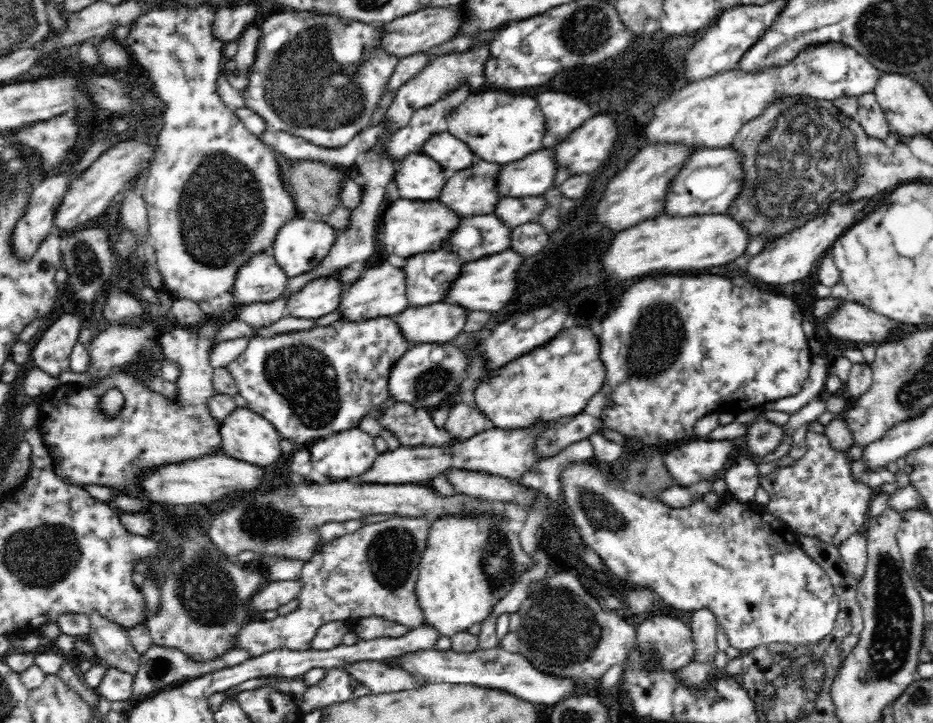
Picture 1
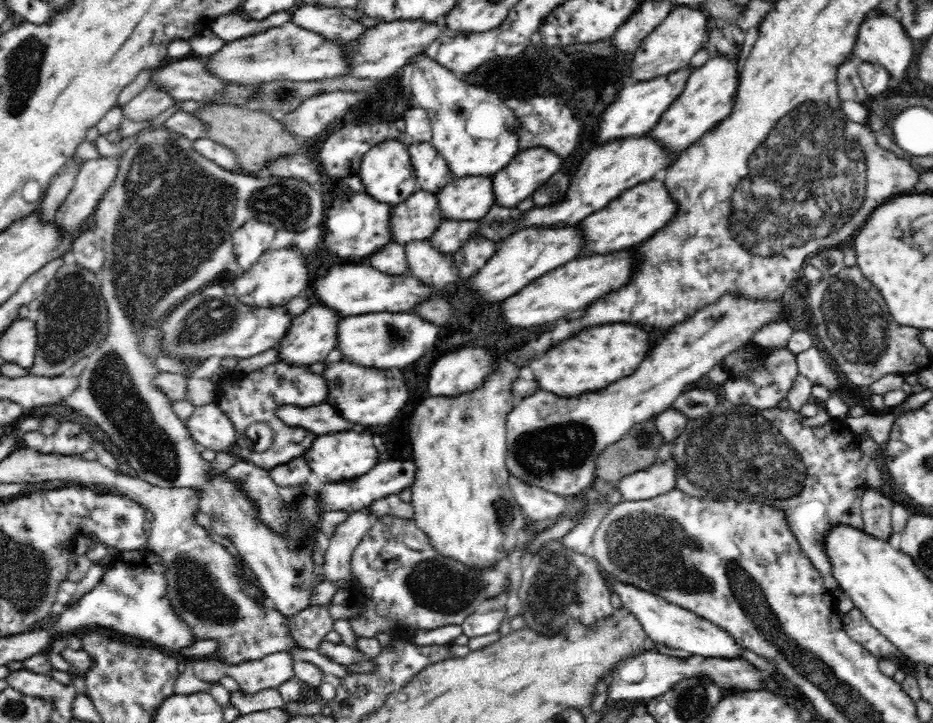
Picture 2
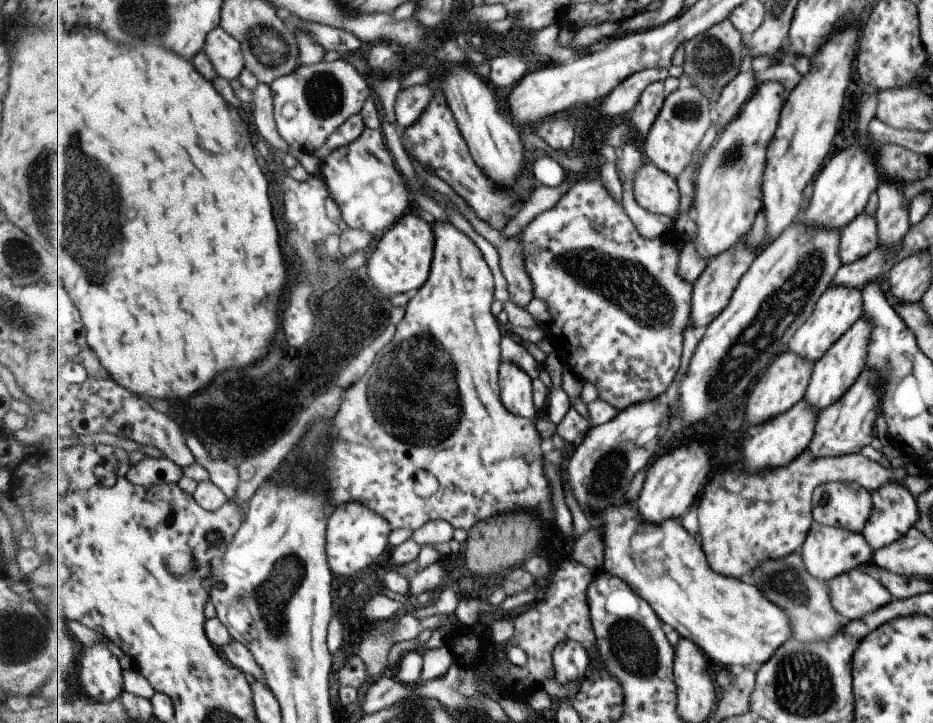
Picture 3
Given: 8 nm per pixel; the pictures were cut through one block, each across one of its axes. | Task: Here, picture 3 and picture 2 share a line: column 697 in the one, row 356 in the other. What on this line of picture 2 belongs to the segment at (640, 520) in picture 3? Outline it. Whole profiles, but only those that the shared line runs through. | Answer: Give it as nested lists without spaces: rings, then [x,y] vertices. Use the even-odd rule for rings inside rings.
[[[612,323],[604,326],[592,326],[592,328],[582,328],[573,336],[560,340],[554,348],[544,352],[540,358],[529,362],[532,372],[533,382],[536,382],[538,390],[548,391],[556,395],[557,398],[568,399],[586,395],[589,392],[599,391],[606,388],[612,382],[630,376],[641,360],[644,360],[644,354],[650,350],[650,336],[648,331],[638,328],[636,324],[631,323]]]

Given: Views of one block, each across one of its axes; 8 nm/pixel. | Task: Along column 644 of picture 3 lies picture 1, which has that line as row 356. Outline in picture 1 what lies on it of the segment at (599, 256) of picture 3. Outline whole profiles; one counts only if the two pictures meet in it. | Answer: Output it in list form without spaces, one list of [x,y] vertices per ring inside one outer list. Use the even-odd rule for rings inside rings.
[[[377,316],[358,319],[356,321],[348,319],[340,319],[326,326],[314,326],[309,330],[296,330],[296,332],[288,332],[288,334],[274,334],[274,336],[254,336],[248,341],[248,346],[225,368],[231,374],[238,394],[242,395],[246,400],[246,407],[254,412],[272,421],[282,438],[296,441],[300,446],[303,446],[309,441],[322,439],[330,434],[347,431],[351,428],[359,426],[360,420],[364,416],[369,415],[372,411],[381,408],[390,397],[388,392],[388,380],[391,379],[391,370],[396,362],[402,358],[402,355],[410,350],[414,344],[404,335],[403,328],[400,328],[400,323],[395,317]]]

